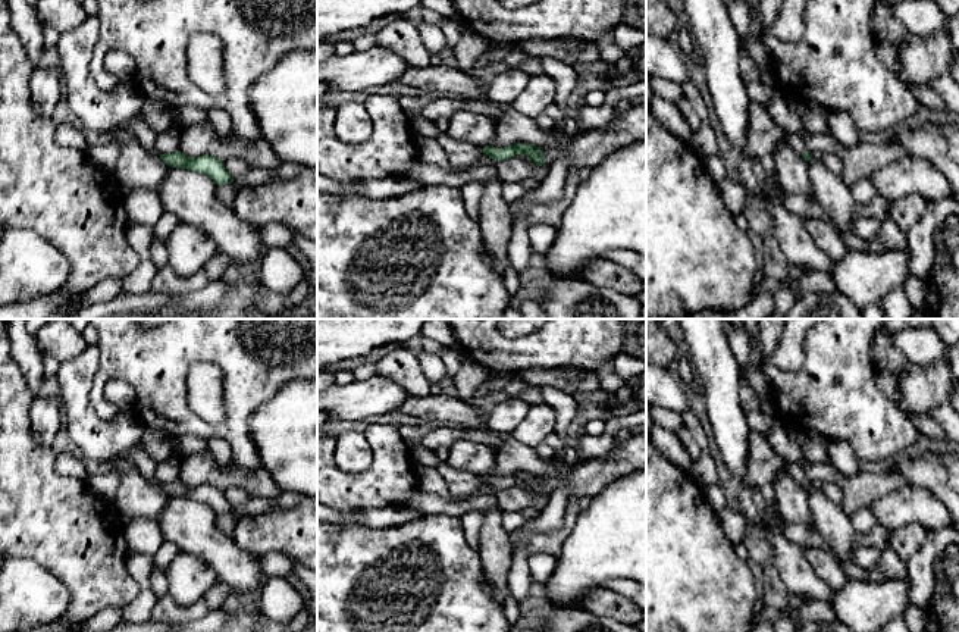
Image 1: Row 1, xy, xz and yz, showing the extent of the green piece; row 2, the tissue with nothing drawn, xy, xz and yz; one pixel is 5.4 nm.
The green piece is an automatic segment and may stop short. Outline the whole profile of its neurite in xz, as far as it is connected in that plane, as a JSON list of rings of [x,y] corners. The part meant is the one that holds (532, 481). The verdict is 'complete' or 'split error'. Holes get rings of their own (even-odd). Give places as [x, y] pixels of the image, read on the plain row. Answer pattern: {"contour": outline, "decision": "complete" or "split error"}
{"contour": [[[514,473],[510,476],[498,478],[493,475],[488,475],[483,478],[483,482],[493,488],[493,491],[499,489],[508,489],[511,486],[515,486],[518,484],[526,484],[530,489],[533,489],[538,495],[542,495],[545,491],[545,485],[540,479],[540,476],[536,476],[533,473]]], "decision": "complete"}

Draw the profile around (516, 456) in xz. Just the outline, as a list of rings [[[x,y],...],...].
[[[513,434],[504,435],[502,442],[504,450],[496,453],[495,469],[491,475],[504,478],[523,472],[548,478],[557,473],[558,464],[542,459],[535,447],[517,441]]]

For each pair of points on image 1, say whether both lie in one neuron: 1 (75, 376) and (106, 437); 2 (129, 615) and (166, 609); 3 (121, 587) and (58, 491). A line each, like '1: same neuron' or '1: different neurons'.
1: same neuron
2: different neurons
3: same neuron

